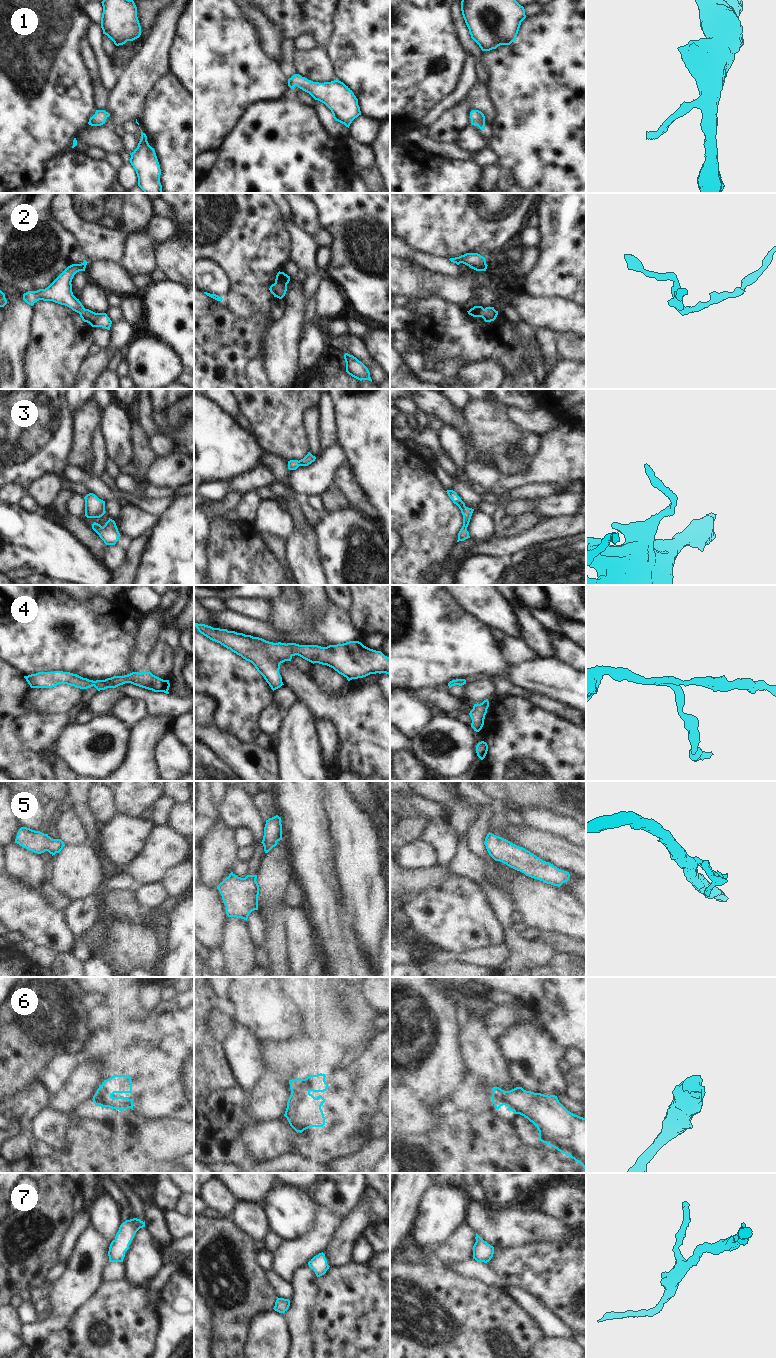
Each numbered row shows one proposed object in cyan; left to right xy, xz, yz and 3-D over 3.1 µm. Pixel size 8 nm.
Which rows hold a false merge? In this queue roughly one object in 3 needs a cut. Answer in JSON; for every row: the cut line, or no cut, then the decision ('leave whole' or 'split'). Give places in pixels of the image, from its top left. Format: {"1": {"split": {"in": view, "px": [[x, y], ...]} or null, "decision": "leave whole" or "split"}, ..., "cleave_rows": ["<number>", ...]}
{"1": {"split": null, "decision": "leave whole"}, "2": {"split": null, "decision": "leave whole"}, "3": {"split": null, "decision": "leave whole"}, "4": {"split": null, "decision": "leave whole"}, "5": {"split": null, "decision": "leave whole"}, "6": {"split": null, "decision": "leave whole"}, "7": {"split": null, "decision": "leave whole"}, "cleave_rows": []}

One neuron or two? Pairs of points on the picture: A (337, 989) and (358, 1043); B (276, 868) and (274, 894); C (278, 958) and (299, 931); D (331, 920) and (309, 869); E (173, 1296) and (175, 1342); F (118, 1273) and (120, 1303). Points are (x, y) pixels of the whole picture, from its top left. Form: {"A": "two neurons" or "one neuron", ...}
{"A": "one neuron", "B": "one neuron", "C": "two neurons", "D": "one neuron", "E": "one neuron", "F": "two neurons"}

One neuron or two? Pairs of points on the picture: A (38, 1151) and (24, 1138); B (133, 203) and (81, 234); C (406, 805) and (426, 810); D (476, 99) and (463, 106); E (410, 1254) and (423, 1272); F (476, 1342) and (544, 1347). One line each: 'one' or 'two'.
A: two
B: one
C: one
D: two
E: two
F: two

